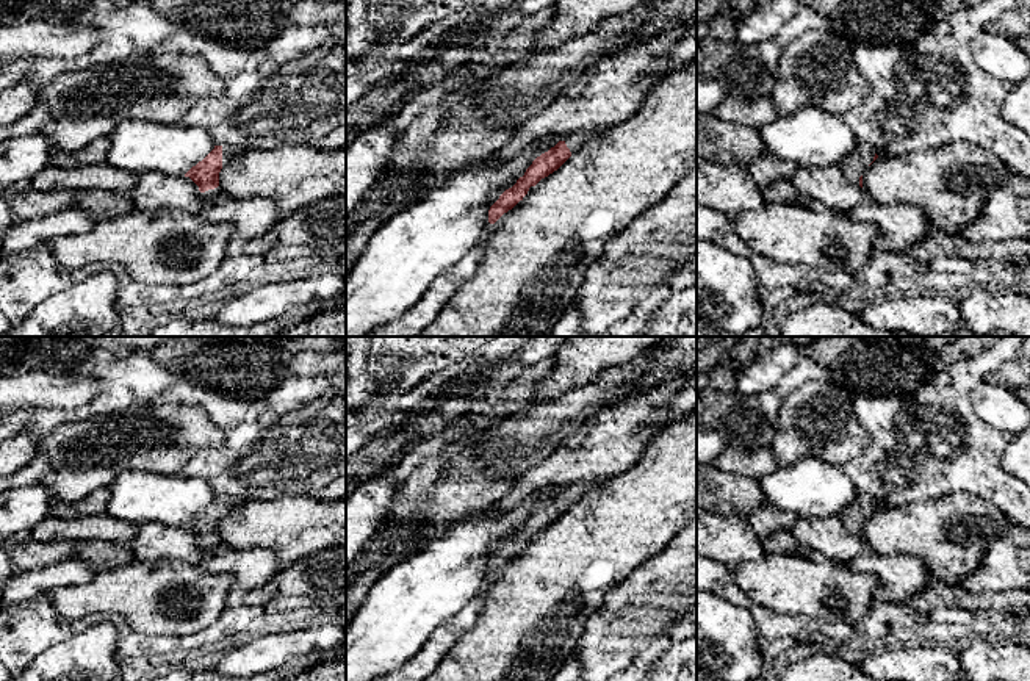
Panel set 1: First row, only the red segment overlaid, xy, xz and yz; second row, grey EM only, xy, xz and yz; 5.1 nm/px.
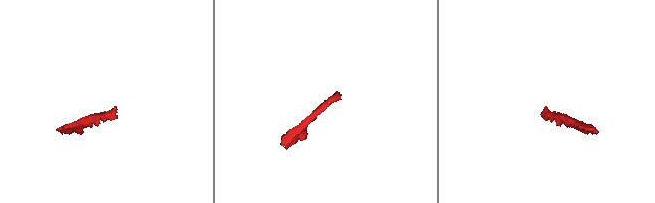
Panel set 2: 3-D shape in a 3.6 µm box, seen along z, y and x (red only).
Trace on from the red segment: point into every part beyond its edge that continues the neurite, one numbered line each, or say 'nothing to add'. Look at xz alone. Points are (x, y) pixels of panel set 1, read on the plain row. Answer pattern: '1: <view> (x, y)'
1: xz (575, 492)

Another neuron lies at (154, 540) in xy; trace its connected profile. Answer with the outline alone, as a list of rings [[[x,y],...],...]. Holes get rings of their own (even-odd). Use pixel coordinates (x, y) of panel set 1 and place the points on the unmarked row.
[[[158,521],[142,524],[127,546],[135,560],[174,559],[203,565],[210,559],[189,528],[174,528]]]

